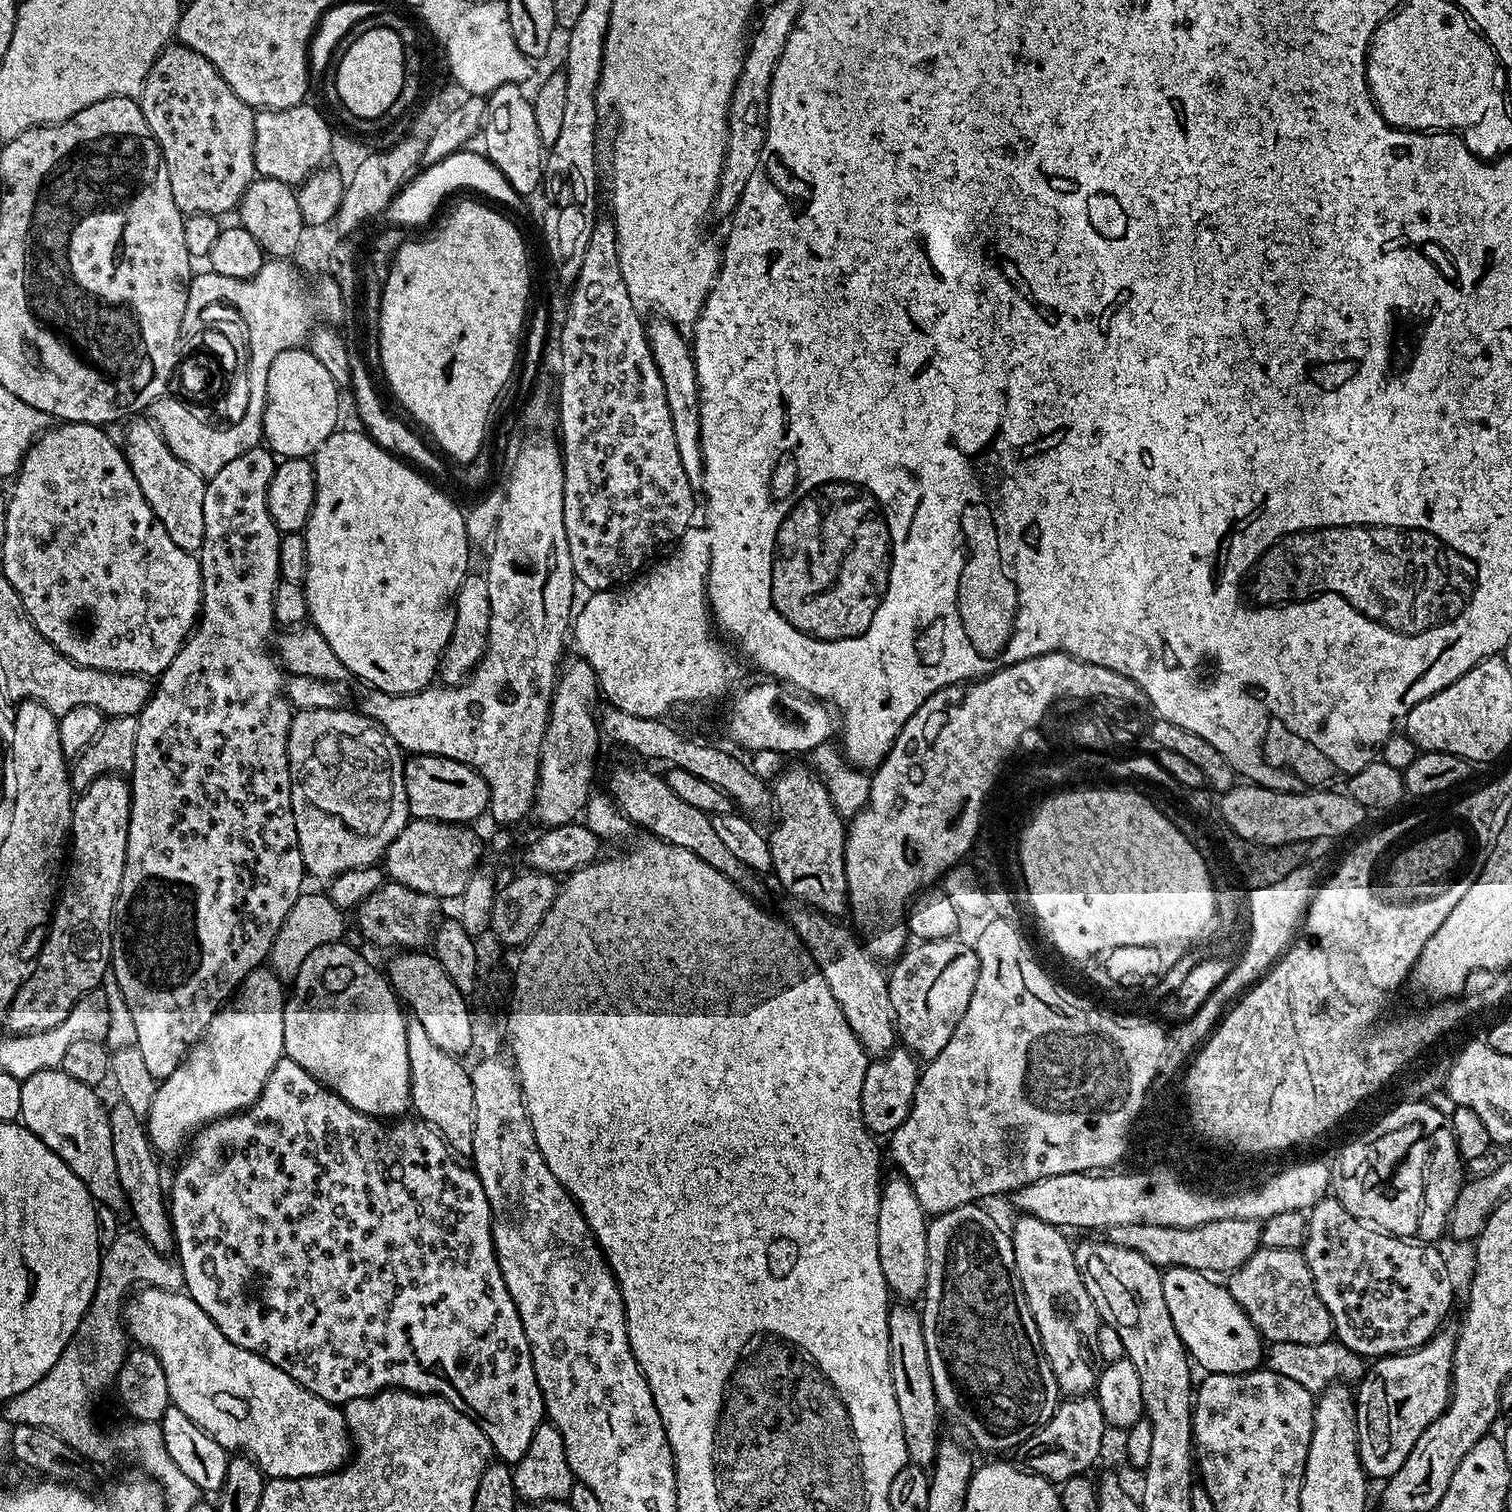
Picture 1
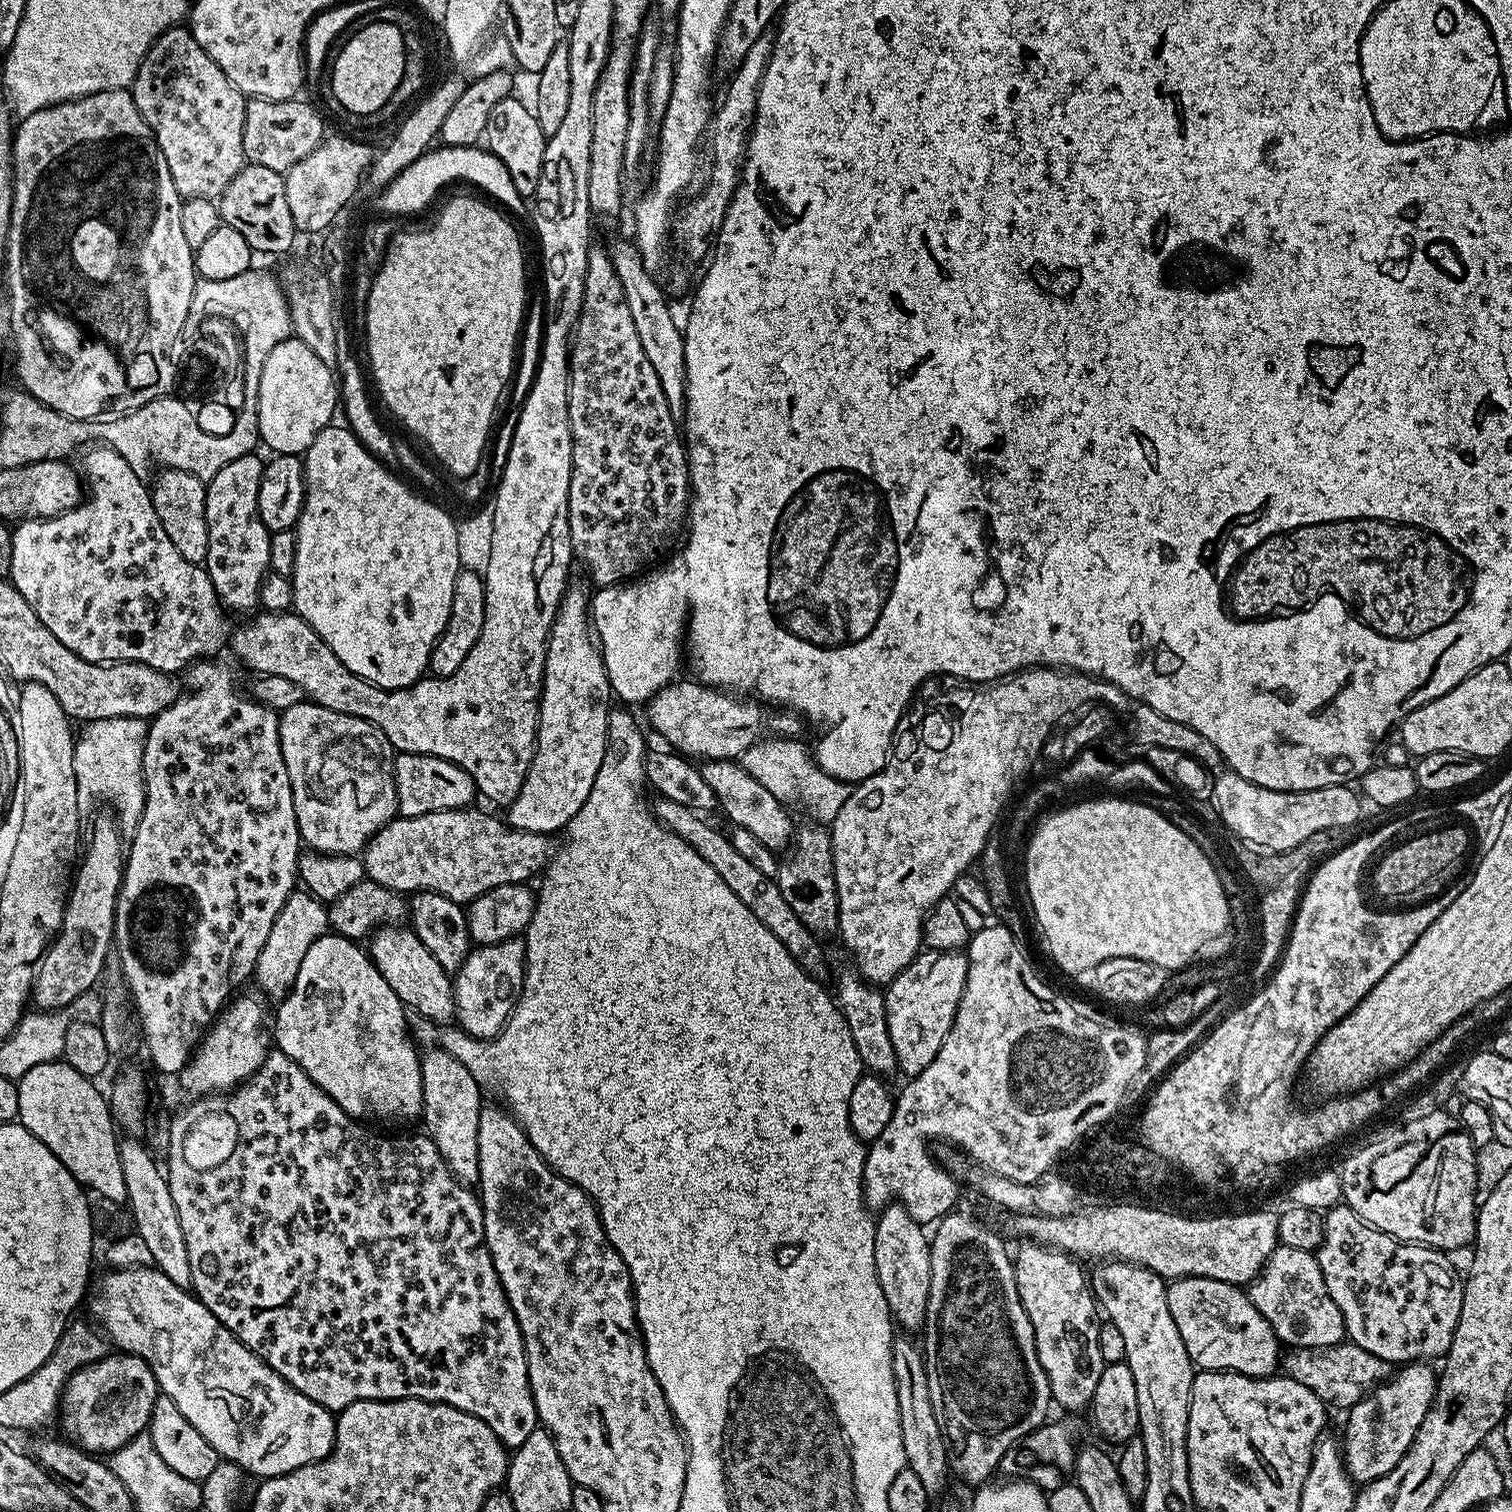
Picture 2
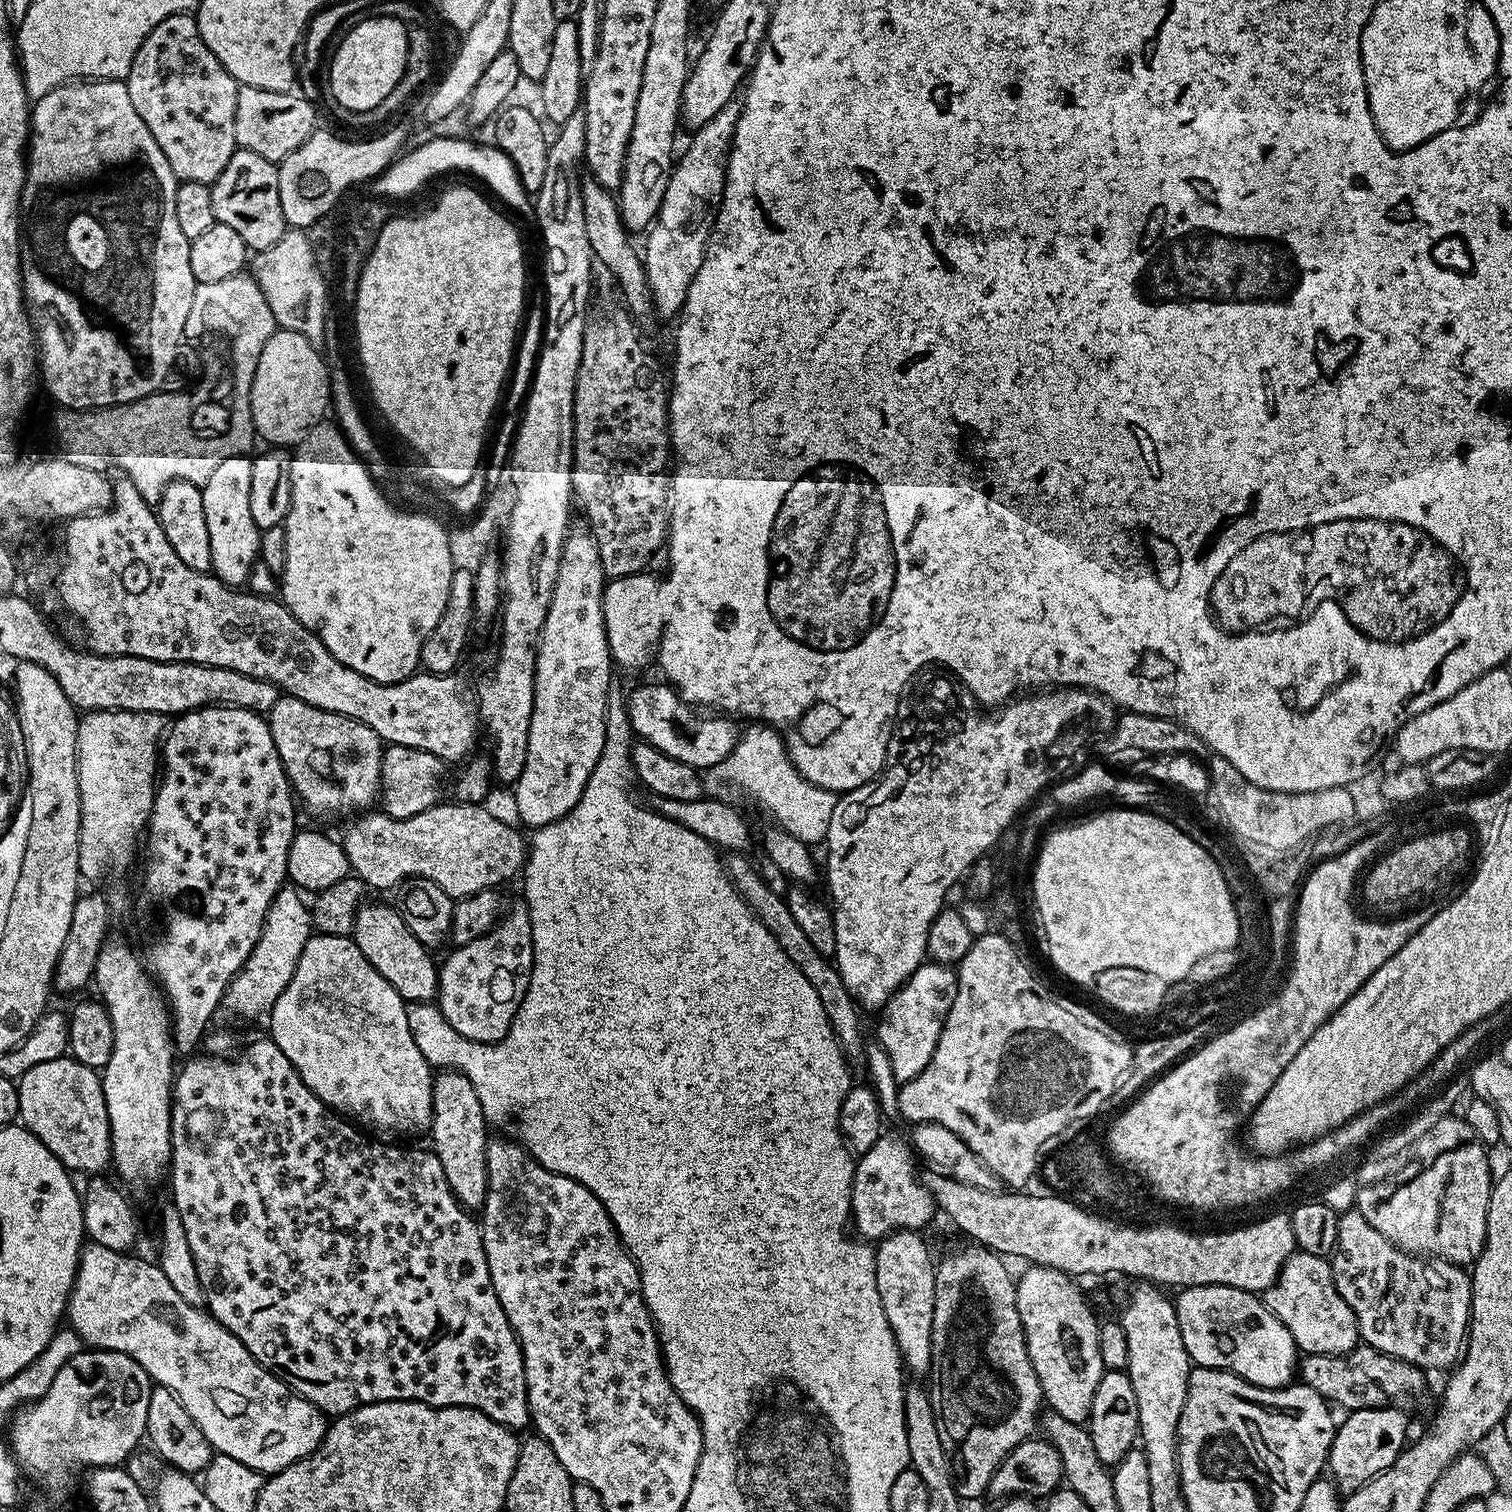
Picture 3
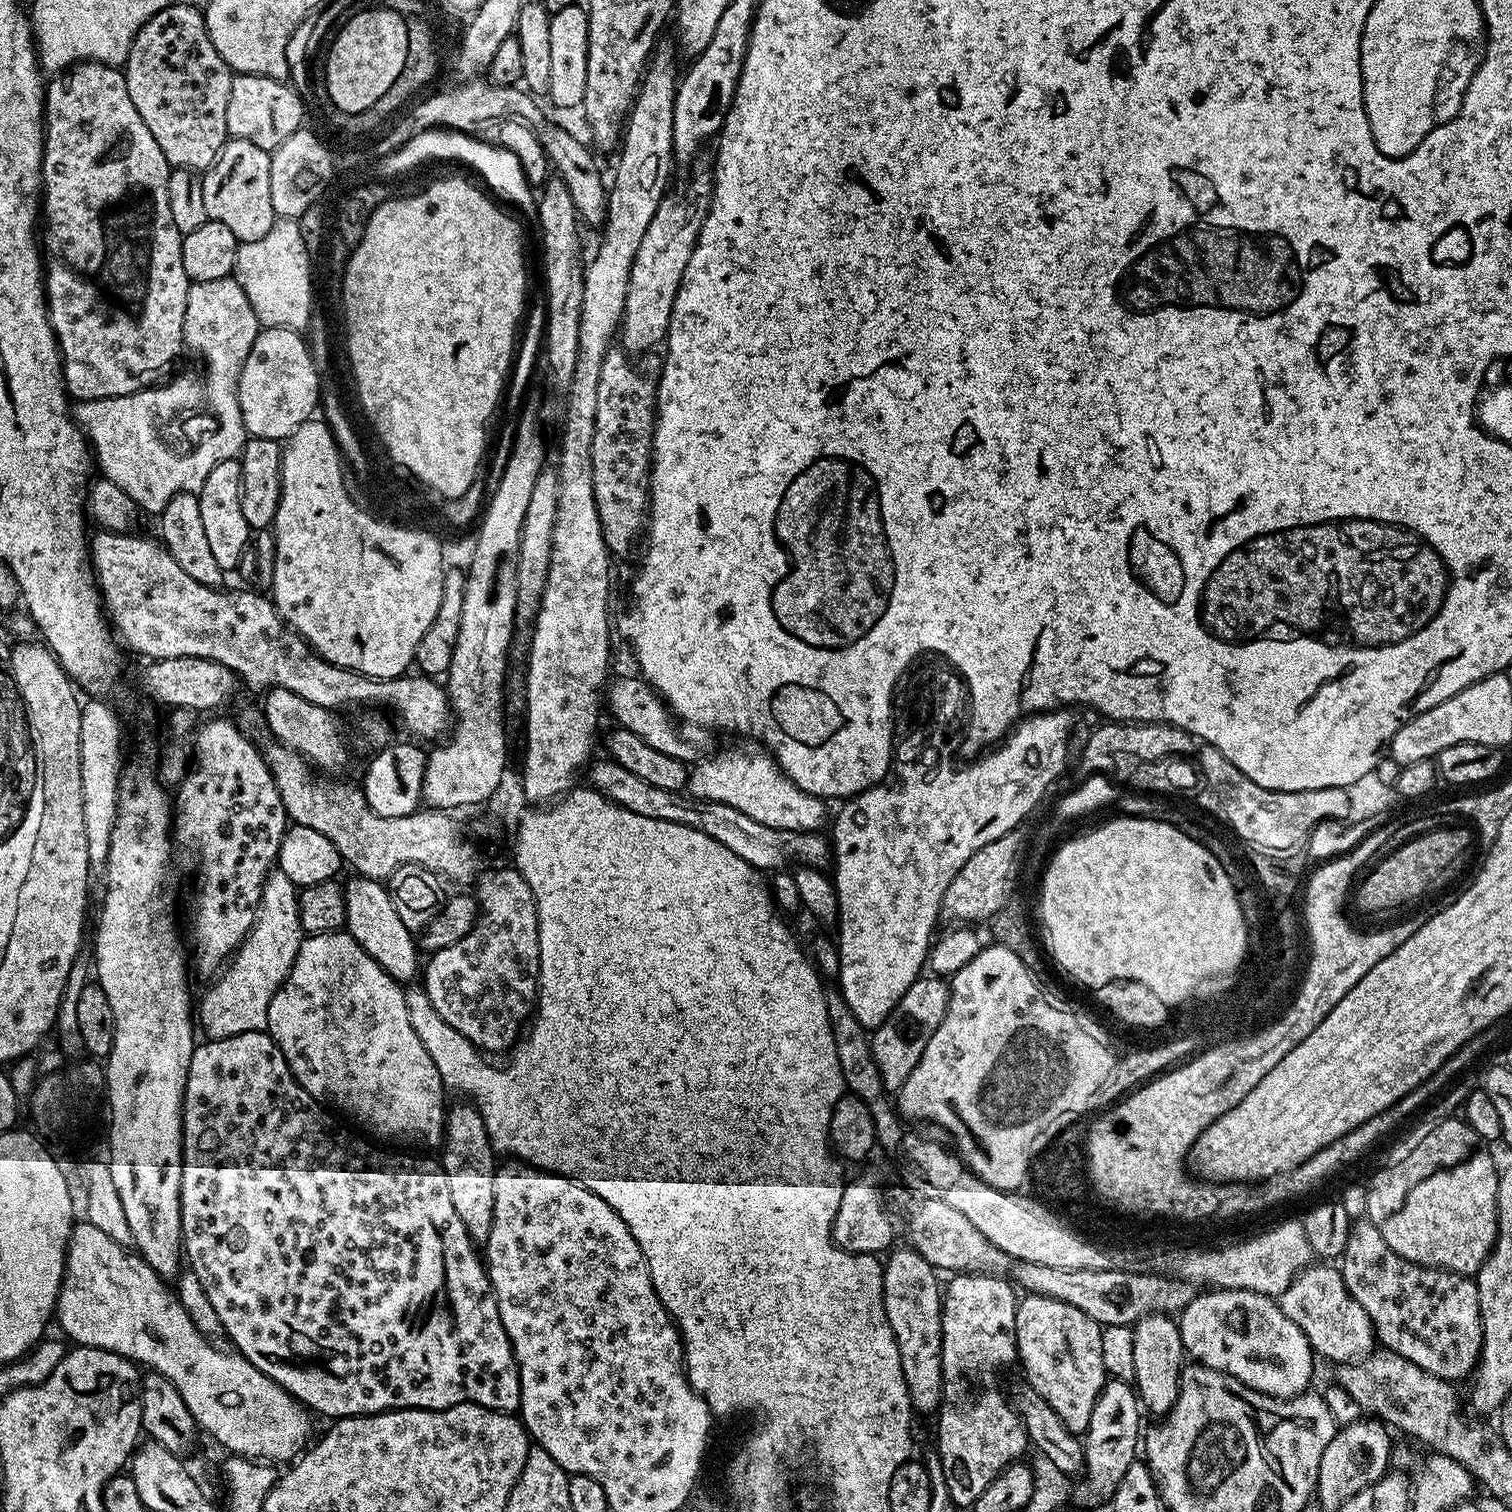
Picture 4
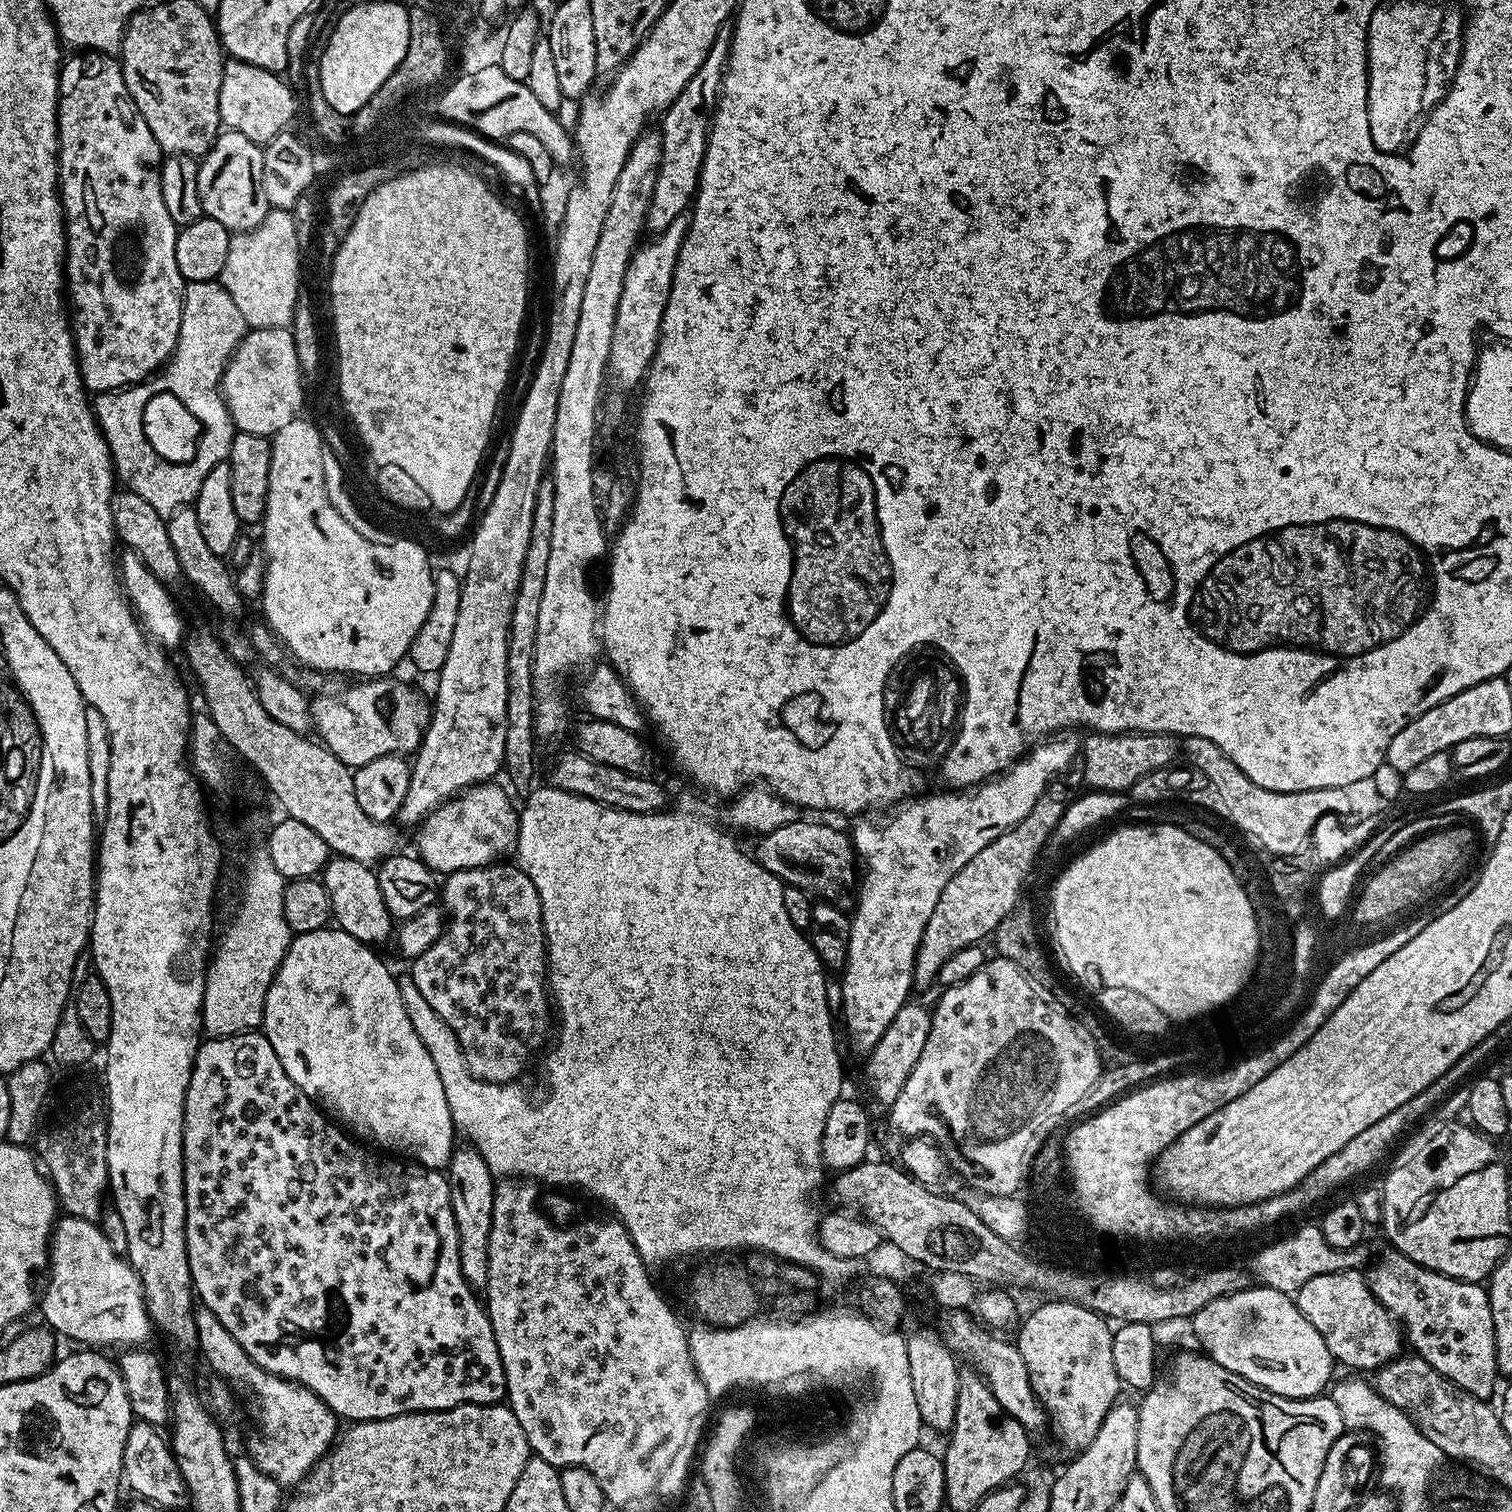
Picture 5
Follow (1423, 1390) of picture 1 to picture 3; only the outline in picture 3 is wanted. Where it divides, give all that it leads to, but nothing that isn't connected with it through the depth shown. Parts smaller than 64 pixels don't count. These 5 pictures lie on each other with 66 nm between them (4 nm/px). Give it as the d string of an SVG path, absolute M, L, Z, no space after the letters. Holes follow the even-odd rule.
M1381 1406L1349 1411L1345 1420L1339 1421L1332 1445L1328 1451L1327 1471L1341 1493L1357 1492L1362 1485L1384 1472L1400 1457L1406 1447L1404 1431L1408 1428L1408 1416L1396 1408Z

